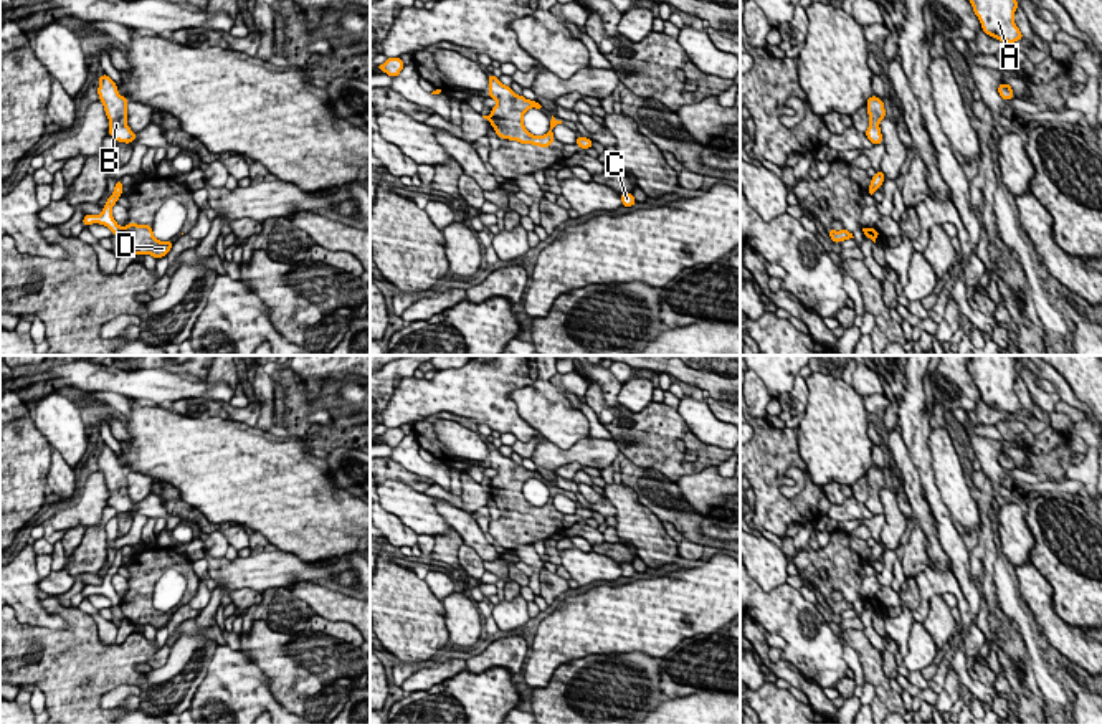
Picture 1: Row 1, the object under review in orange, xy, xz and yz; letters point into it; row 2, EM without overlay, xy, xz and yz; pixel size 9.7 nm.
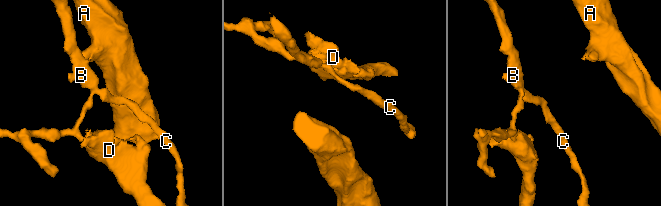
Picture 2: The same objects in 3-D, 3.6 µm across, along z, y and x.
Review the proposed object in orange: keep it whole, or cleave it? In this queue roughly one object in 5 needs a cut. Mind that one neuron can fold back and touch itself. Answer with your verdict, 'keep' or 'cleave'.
cleave

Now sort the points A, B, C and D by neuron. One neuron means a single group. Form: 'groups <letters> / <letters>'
groups A B C / D

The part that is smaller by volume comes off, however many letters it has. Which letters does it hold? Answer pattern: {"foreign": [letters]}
{"foreign": ["D"]}

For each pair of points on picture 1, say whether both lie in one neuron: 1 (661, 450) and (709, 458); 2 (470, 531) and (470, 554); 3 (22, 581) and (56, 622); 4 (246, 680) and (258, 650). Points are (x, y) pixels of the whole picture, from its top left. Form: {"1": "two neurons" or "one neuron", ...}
{"1": "one neuron", "2": "two neurons", "3": "one neuron", "4": "two neurons"}

